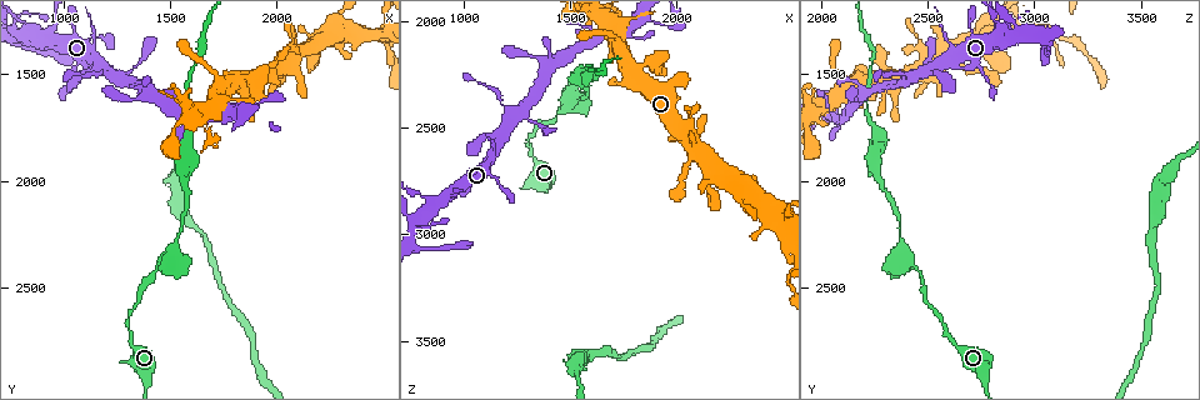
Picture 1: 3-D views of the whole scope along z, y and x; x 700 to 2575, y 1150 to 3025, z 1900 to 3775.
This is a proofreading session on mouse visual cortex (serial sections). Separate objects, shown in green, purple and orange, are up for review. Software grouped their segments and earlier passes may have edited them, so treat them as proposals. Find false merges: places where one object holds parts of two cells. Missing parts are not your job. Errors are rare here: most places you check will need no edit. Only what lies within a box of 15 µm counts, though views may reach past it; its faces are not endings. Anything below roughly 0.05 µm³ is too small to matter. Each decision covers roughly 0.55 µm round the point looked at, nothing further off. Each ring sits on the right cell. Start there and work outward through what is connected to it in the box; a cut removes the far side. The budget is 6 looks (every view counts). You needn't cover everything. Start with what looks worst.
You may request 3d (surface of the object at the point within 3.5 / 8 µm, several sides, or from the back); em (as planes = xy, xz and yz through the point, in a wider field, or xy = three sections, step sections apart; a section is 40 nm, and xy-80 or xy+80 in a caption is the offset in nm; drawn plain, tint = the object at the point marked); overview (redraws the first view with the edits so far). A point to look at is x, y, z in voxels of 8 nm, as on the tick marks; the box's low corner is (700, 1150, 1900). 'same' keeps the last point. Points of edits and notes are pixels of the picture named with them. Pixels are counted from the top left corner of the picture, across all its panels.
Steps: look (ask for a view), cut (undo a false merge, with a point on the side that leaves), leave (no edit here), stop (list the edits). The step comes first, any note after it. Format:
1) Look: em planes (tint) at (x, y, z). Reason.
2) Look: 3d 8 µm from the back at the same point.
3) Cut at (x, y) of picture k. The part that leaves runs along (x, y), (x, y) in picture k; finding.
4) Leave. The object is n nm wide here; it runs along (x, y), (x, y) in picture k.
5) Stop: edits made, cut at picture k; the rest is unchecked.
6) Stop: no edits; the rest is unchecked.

Look: 3d 8 µm at (1470, 2370, 2410). Abrupt turn.

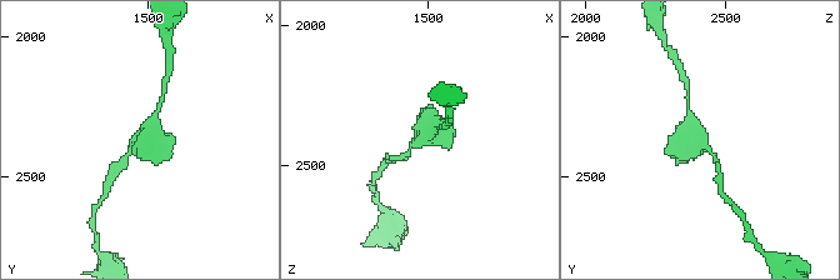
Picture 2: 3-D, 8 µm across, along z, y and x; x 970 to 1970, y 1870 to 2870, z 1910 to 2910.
Look: 3d 3.5 µm at (1470, 2380, 2400). Closer look.

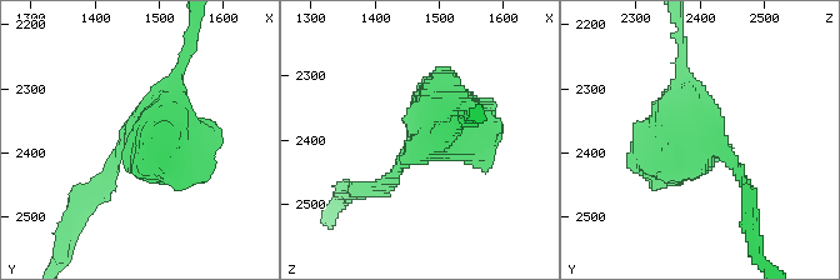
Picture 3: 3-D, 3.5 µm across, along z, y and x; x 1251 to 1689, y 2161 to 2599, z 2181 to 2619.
Look: em xy step 3 (tint) at (1470, 2380, 2405). Now the EM.

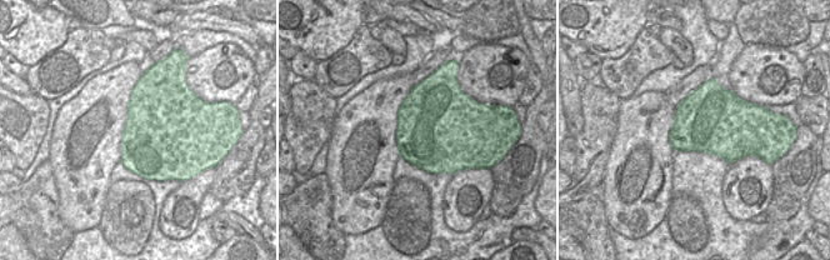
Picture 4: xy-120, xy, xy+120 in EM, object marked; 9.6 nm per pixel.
Leave. It runs along (109, 169), (168, 130), (186, 53) in picture 3; one cell here.

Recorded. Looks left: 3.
Look: 3d 3.5 µm at (1280, 1510, 2450).

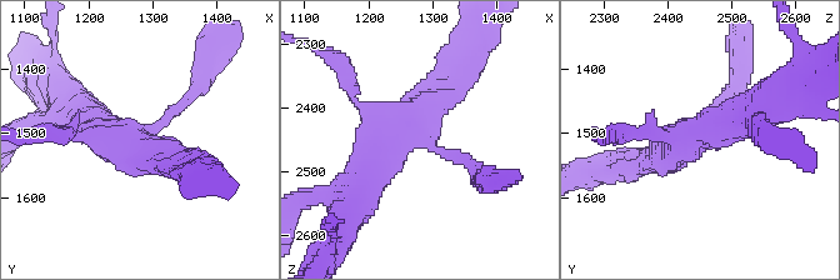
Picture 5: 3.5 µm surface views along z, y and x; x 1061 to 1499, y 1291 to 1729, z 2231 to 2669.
Look: em planes (tint) at (1280, 1500, 2445). Need the tissue.

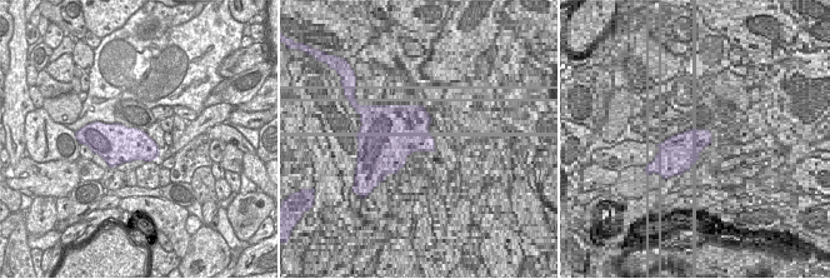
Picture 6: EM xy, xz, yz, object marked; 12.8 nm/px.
Leave. 4 arms meet here; it runs along (361, 186), (391, 135), (461, 70) in picture 5; one cell here.

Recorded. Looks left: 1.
Stop: no edits; the rest is unchecked.

